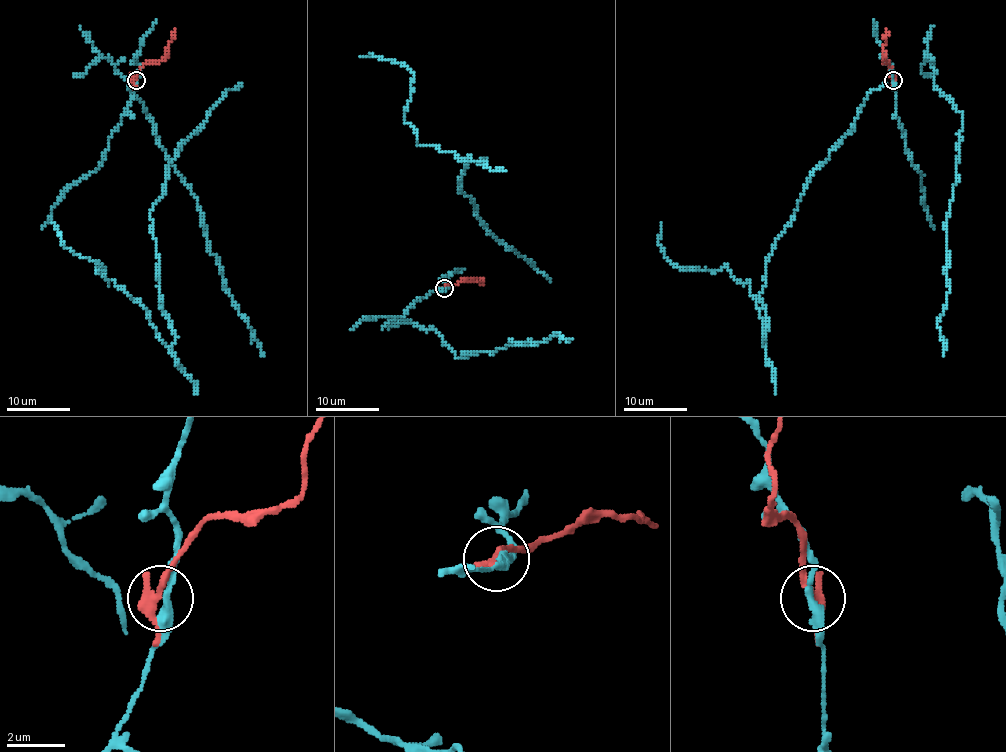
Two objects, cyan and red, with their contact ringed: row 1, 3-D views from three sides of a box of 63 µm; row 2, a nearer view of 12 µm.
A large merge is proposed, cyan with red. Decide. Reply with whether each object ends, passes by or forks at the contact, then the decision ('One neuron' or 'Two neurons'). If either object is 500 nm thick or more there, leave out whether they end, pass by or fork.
At the ring cyan passes by. At the ring red passes by. Two neurons

